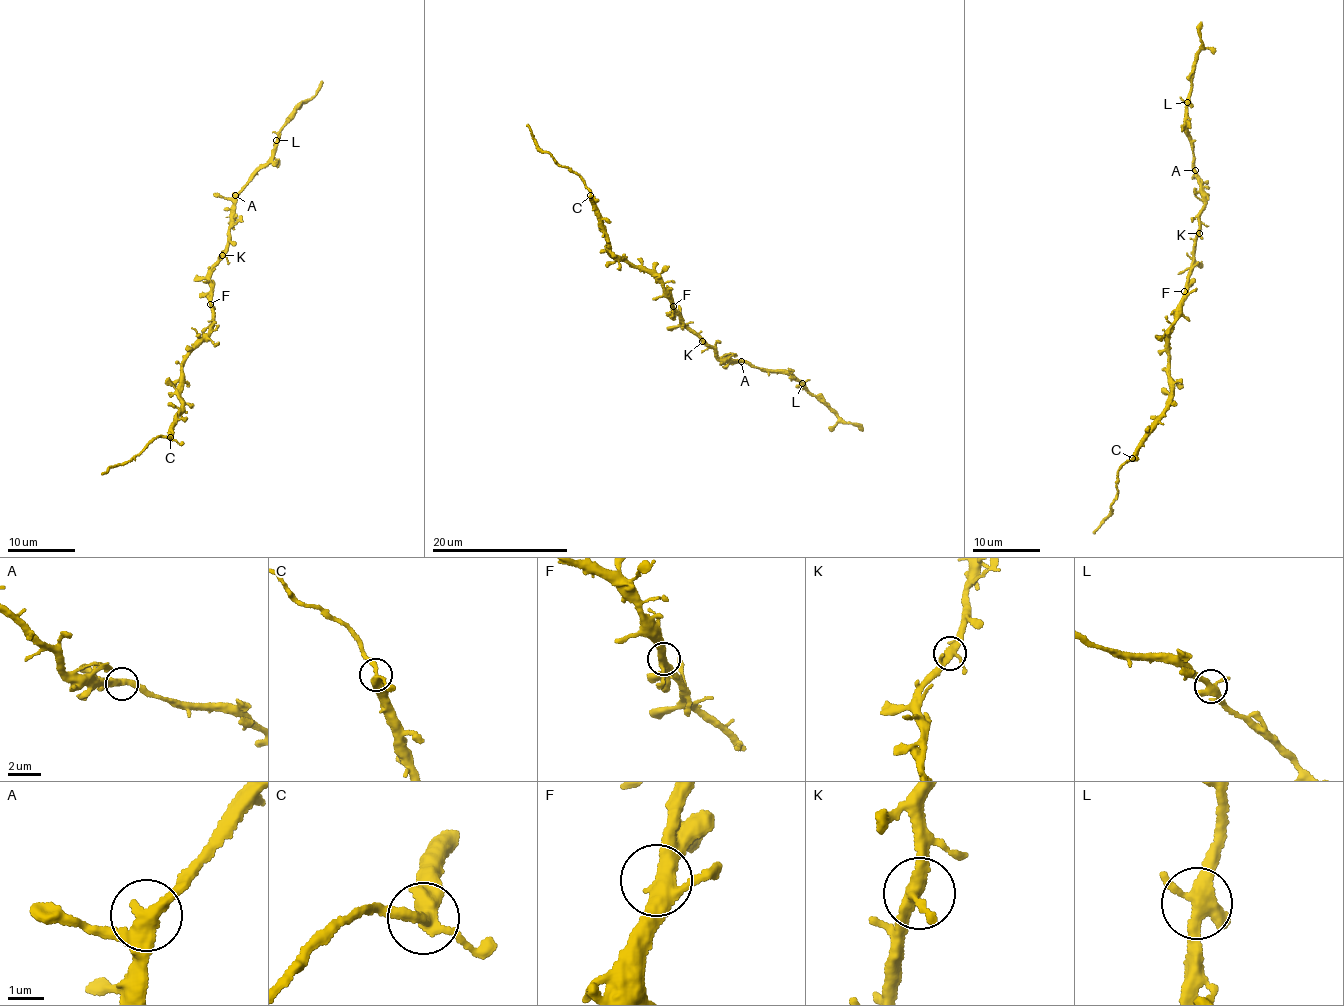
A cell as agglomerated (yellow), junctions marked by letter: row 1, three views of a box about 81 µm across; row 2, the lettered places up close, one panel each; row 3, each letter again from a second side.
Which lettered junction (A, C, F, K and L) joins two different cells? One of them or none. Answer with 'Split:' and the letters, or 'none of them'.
Split: C

